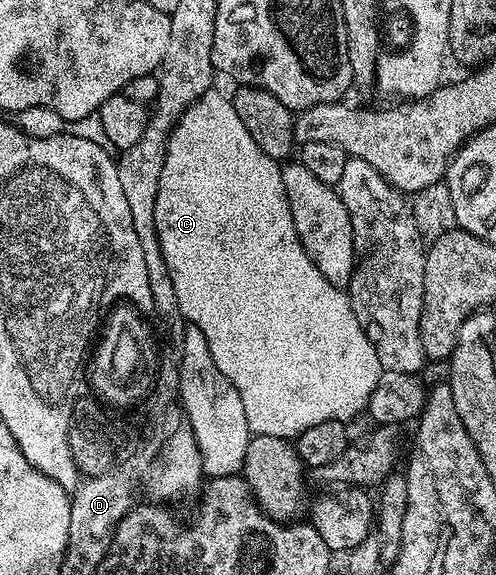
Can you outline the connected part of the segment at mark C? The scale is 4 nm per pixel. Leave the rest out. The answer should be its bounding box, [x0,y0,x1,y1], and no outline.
[155,88,383,439]

